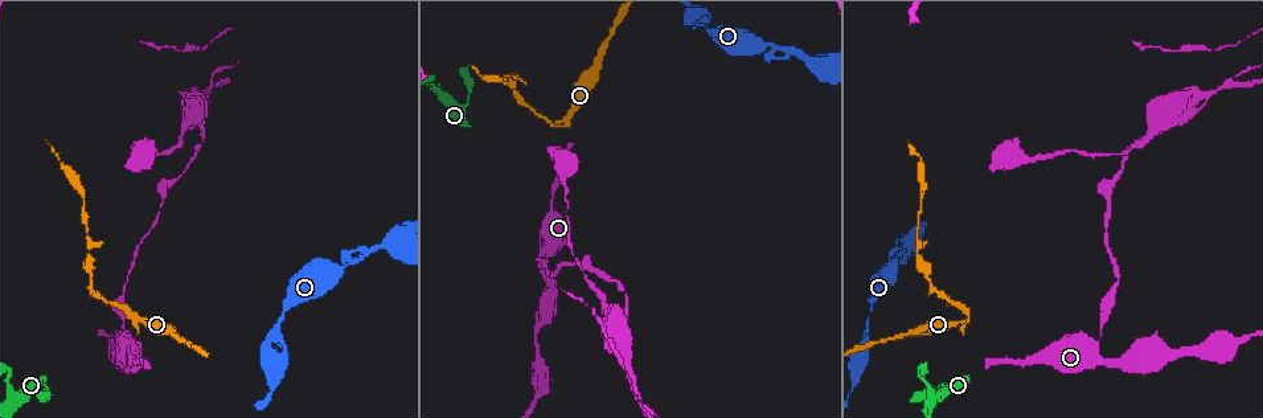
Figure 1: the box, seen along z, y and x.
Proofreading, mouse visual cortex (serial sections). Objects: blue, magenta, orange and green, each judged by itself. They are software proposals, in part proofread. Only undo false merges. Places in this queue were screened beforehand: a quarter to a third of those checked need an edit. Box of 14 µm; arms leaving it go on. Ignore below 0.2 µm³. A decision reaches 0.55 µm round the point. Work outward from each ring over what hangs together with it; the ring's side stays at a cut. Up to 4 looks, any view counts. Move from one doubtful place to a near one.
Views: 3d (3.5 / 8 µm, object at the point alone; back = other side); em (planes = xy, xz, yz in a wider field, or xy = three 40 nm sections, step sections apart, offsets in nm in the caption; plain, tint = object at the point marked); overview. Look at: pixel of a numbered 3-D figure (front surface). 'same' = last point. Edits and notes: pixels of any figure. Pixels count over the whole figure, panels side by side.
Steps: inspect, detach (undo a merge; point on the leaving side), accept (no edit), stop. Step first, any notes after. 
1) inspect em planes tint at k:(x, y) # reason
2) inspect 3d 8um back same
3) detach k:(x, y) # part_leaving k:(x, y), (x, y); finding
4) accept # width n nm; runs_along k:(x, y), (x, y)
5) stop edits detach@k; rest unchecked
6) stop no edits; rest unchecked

inspect 3d 3.5um at 1:(932, 396)

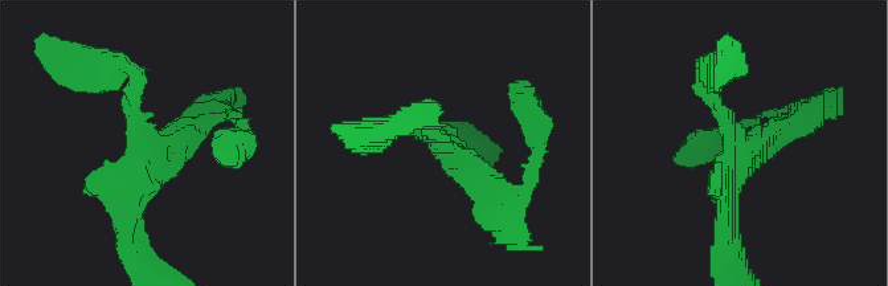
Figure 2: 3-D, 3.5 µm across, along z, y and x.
accept # runs_along 2:(494, 213), (429, 135), (433, 107); all the same cell

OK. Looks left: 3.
inspect 3d 3.5um back at 1:(968, 314) # sharp bend

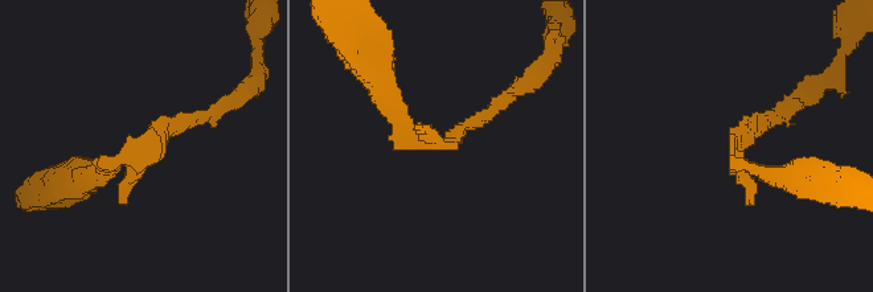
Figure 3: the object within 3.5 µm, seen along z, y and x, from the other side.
inspect em xy step 1 tint at 3:(449, 145) # arm_widths 150, 200 nm

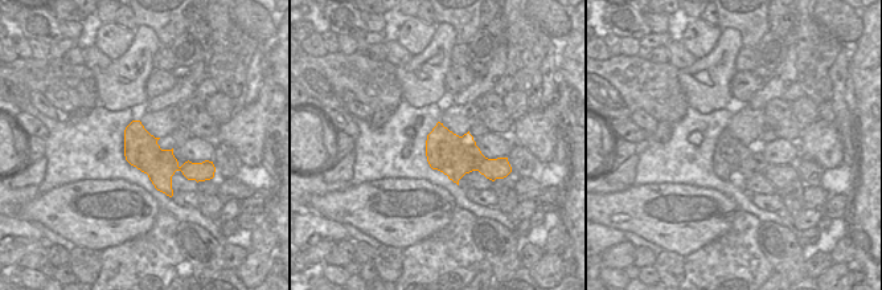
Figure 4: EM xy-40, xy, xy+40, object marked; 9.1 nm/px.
inspect em xy step 2 tint same # another direction

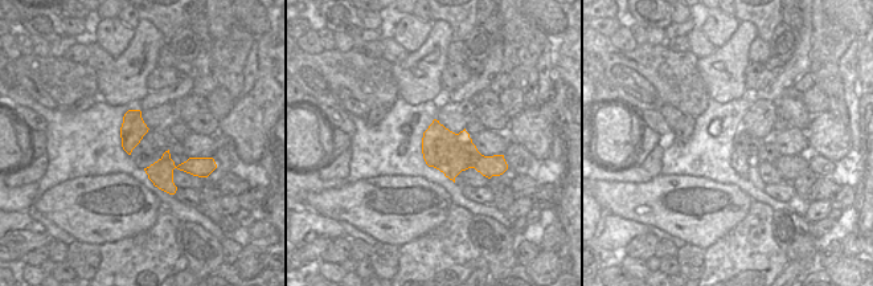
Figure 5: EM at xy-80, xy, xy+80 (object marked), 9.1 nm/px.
detach 3:(745, 124) # border 5:(488, 156), (479, 158), (471, 167); a second cell is stuck on

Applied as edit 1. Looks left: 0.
stop edits detach@3; rest unchecked

